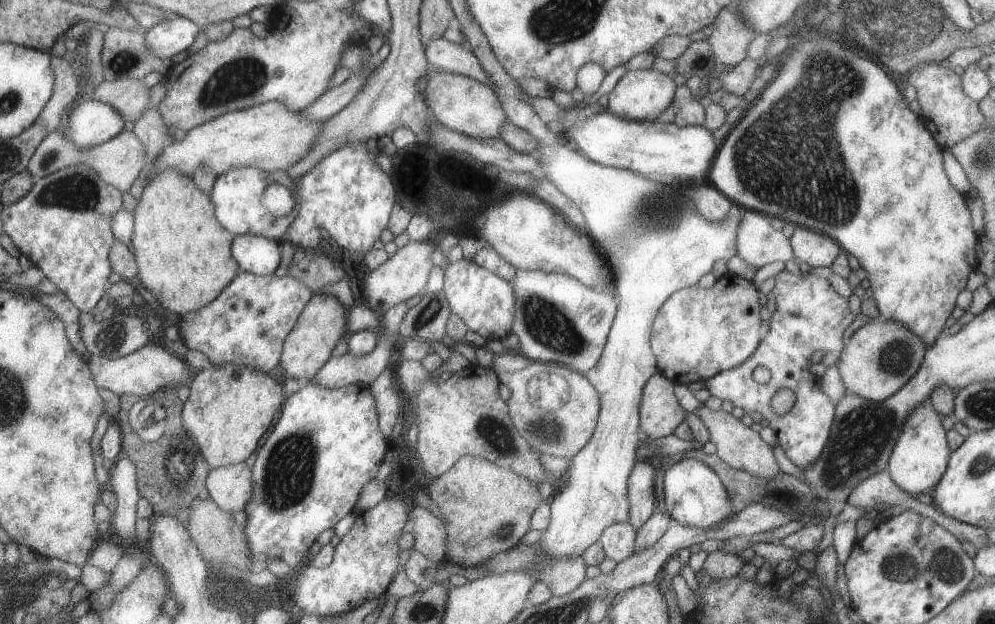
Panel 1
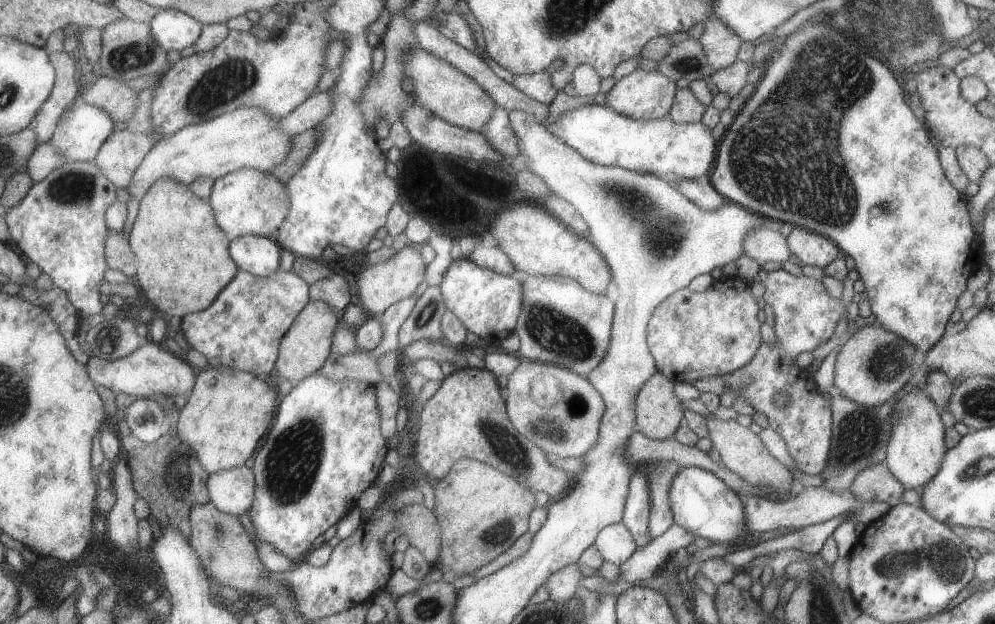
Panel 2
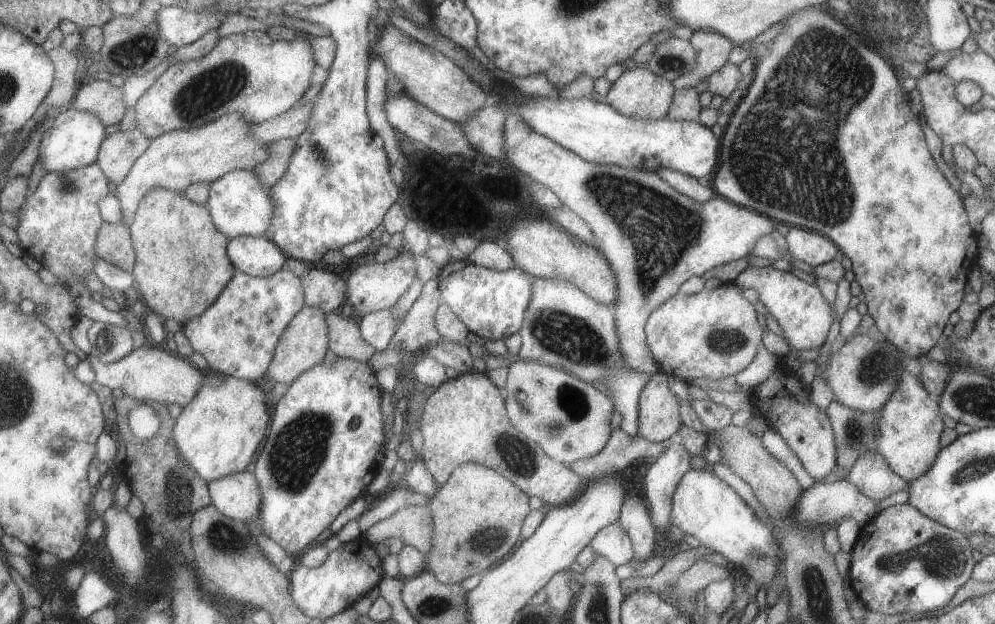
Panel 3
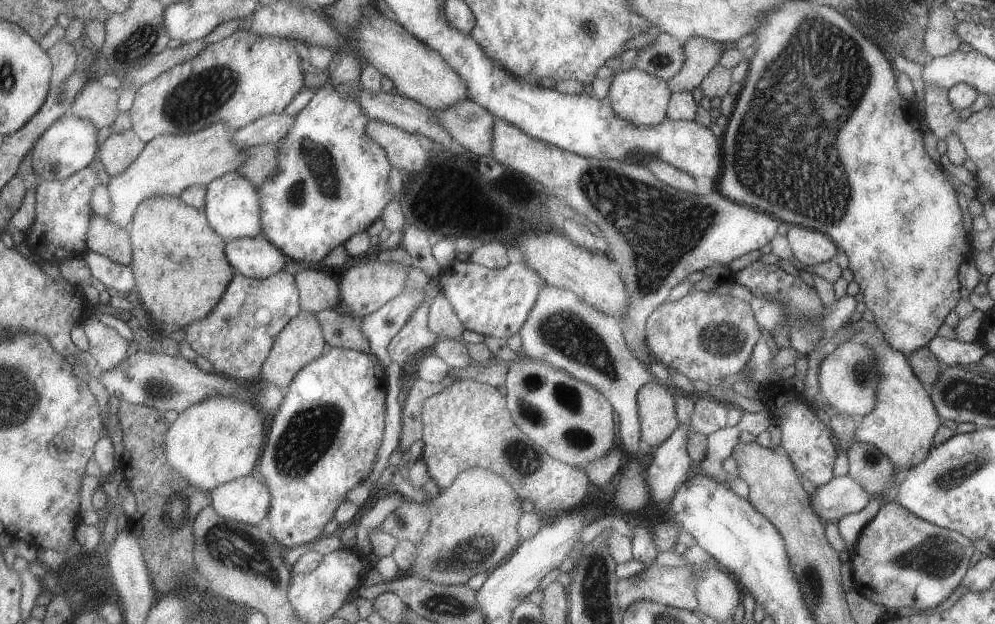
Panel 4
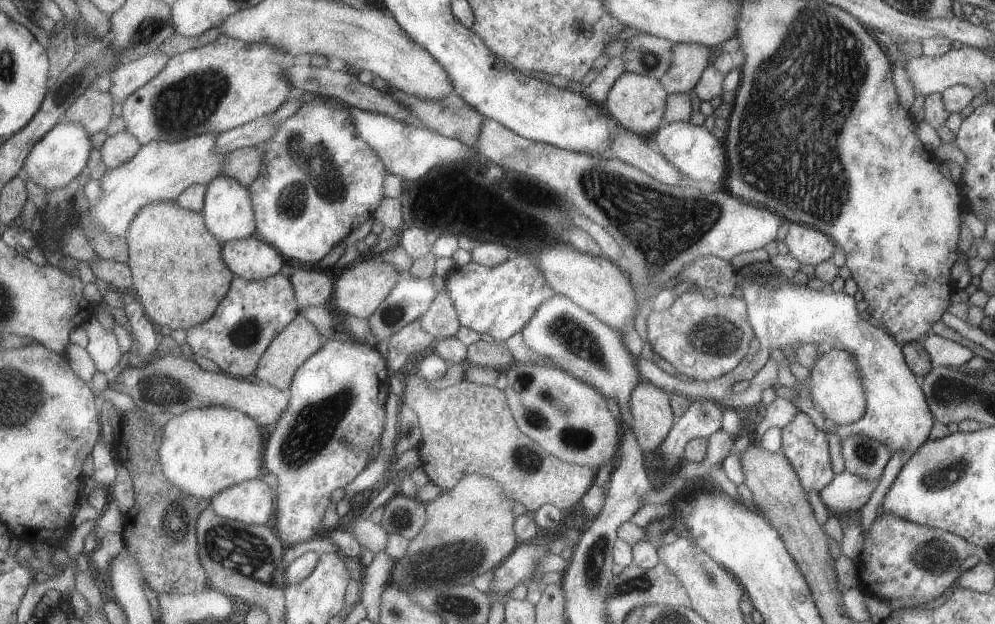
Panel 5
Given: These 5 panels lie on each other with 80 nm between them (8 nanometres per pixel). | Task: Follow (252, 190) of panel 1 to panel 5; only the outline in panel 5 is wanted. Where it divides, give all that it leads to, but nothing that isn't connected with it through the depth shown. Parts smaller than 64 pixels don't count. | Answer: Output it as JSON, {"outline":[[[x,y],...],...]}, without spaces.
{"outline":[[[227,175],[217,176],[208,182],[201,213],[207,230],[221,244],[255,235],[256,228],[249,189]]]}

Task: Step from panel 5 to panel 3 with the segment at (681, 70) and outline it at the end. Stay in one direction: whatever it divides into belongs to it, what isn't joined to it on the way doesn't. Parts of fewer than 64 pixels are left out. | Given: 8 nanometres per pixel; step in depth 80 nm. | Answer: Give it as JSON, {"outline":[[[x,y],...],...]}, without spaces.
{"outline":[[[708,29],[693,30],[690,44],[696,53],[695,69],[673,80],[670,84],[674,90],[695,88],[702,79],[706,79],[728,63],[729,54],[737,45]]]}

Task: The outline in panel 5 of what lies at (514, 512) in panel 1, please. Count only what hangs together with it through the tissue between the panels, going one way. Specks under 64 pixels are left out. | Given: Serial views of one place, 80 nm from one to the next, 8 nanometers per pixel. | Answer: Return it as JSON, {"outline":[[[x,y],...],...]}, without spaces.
{"outline":[[[479,473],[462,476],[453,488],[442,491],[434,499],[425,503],[426,523],[419,534],[411,539],[406,555],[394,561],[391,584],[405,590],[413,587],[446,587],[469,585],[475,576],[491,571],[500,565],[519,544],[513,530],[513,501],[504,494],[503,487],[489,477]]]}

